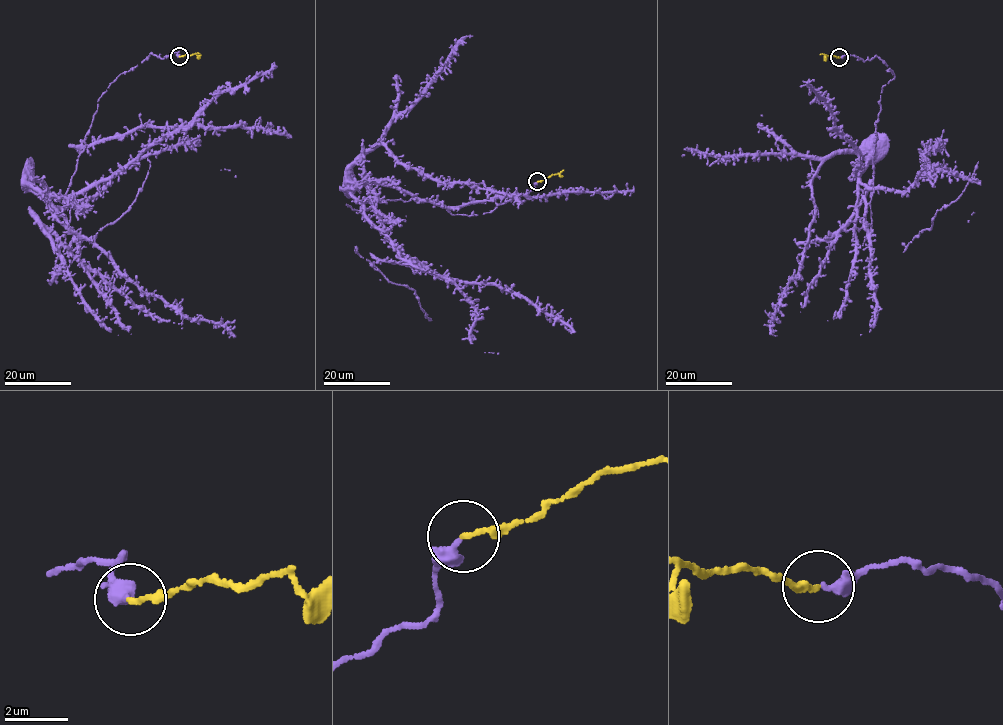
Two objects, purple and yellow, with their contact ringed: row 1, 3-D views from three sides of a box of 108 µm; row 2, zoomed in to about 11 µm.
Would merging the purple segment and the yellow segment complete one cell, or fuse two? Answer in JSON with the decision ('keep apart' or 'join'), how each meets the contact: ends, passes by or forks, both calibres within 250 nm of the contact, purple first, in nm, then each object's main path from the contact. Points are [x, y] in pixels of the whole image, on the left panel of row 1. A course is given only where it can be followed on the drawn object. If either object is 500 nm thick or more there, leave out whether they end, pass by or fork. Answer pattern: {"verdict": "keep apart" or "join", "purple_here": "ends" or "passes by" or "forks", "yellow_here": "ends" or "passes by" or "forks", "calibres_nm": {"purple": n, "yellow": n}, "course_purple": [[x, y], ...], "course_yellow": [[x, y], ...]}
{"verdict": "join", "purple_here": "passes by", "yellow_here": "ends", "calibres_nm": {"purple": 320, "yellow": 150}, "course_purple": [[179, 56], [151, 53], [97, 102], [68, 206], [25, 183], [142, 291], [235, 336]], "course_yellow": [[179, 56], [199, 53]]}

